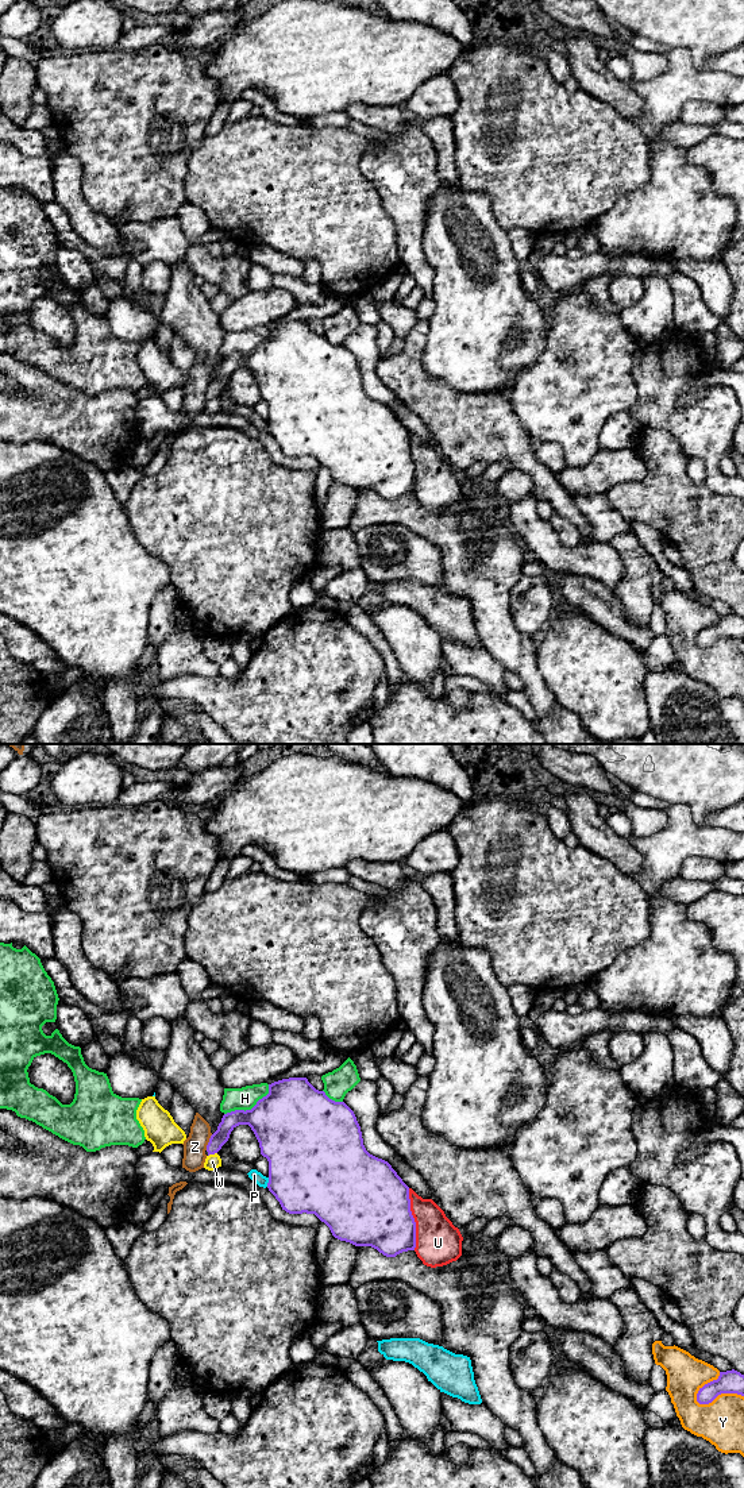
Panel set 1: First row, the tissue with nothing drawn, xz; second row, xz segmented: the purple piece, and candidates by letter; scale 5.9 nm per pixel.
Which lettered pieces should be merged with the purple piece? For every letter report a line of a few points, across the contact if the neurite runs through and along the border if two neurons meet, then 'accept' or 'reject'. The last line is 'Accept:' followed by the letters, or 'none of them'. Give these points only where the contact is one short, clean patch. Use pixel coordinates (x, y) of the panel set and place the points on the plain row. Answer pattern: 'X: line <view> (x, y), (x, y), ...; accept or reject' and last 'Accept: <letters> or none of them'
H: reject
P: reject
U: reject
W: reject
Y: reject
Z: reject
Accept: none of them

